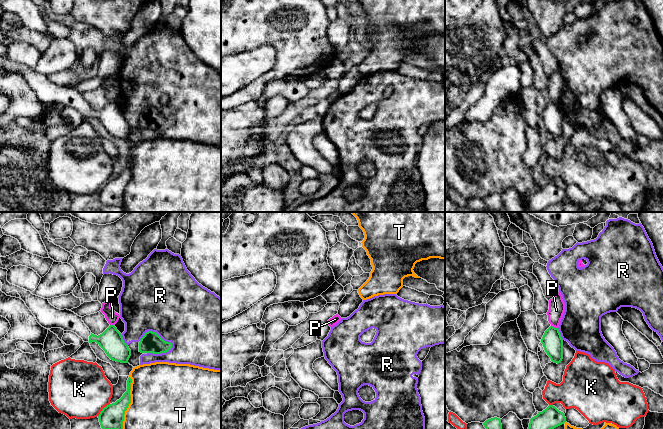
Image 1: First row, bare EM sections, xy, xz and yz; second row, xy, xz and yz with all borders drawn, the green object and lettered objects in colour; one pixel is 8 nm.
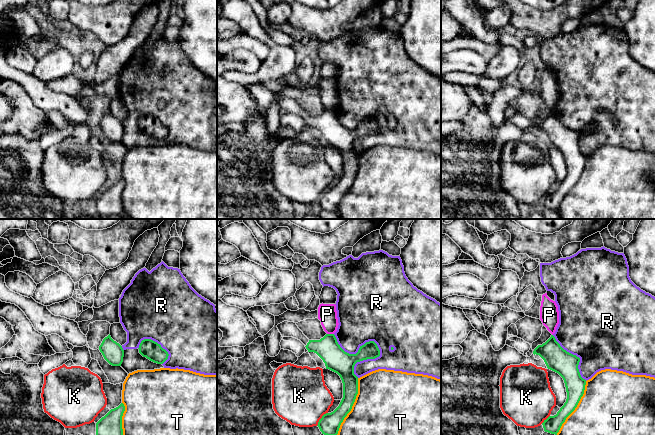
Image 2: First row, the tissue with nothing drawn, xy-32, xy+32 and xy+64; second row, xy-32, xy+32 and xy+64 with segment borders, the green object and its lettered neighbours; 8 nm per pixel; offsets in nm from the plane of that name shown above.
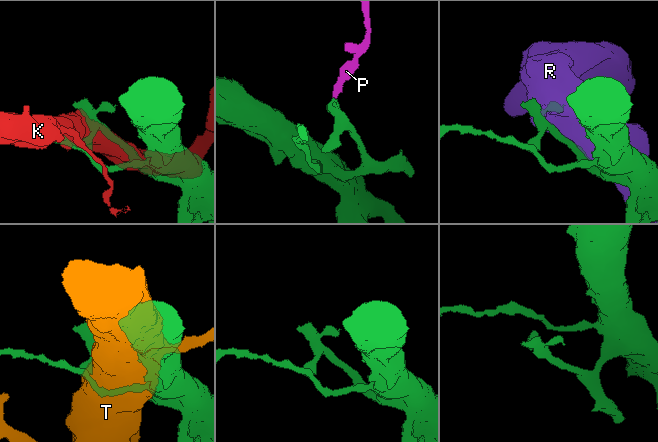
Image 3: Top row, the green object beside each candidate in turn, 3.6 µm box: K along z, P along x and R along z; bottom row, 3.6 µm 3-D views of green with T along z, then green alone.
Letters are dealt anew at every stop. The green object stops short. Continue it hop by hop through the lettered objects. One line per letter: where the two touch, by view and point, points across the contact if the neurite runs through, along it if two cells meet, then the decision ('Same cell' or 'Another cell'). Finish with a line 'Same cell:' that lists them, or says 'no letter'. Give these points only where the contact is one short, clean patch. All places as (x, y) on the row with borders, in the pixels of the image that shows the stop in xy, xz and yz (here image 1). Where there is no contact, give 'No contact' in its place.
K: Touches green at xy (102, 409). Another cell
P: Touches green at yz (554, 327). Boundary: yz (551, 325), (557, 328). Another cell
R: Touches green at xy (156, 333). Another cell
T: Touches green at xy (130, 402). Another cell
Same cell: no letter

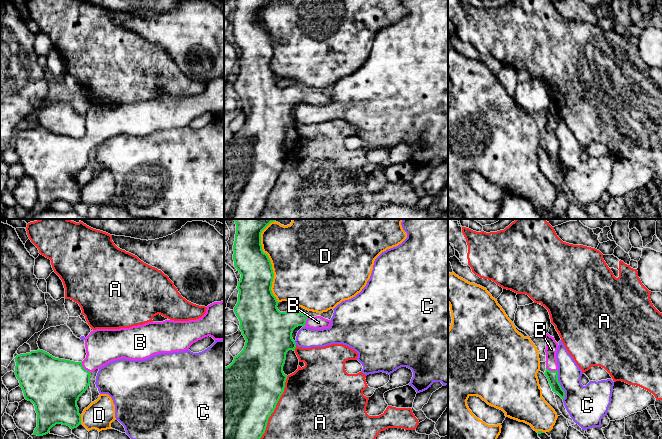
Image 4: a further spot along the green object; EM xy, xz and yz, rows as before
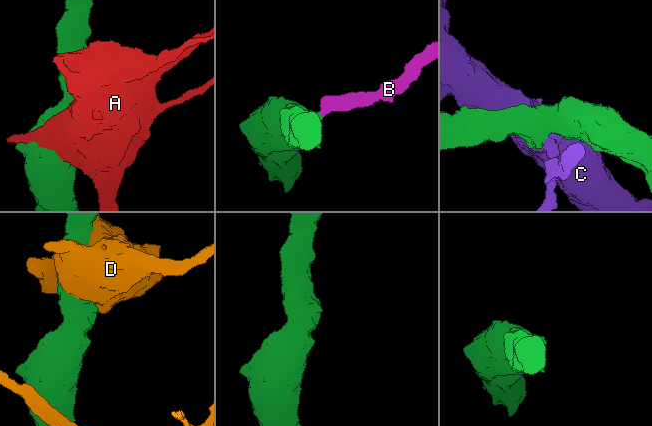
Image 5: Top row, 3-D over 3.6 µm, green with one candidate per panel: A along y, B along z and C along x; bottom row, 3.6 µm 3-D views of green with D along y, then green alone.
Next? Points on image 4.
A: Touches green at xz (275, 407). Another cell
B: Touches green at xy (84, 369). Path across: xy (57, 384), (84, 369), (98, 355), (102, 346). Same cell
C: Touches green at yz (560, 385). Another cell
D: Touches green at xz (270, 261). Another cell
Same cell: B

